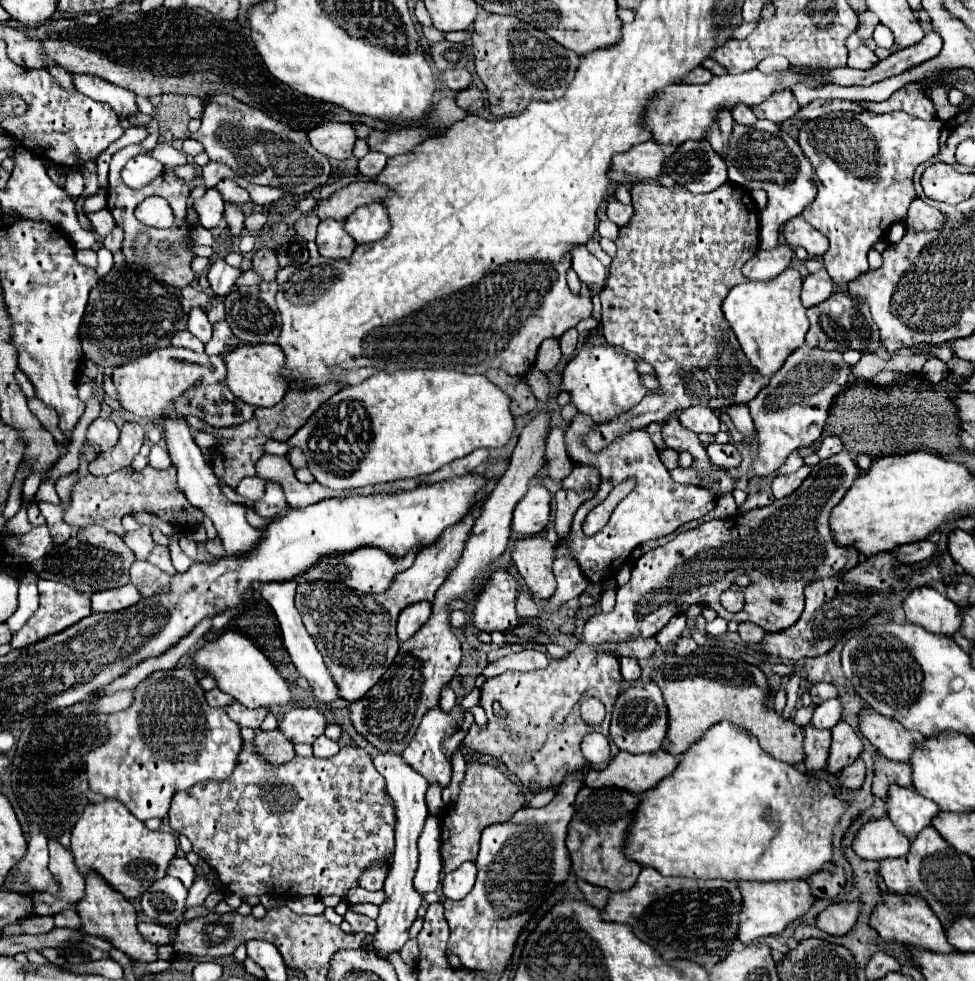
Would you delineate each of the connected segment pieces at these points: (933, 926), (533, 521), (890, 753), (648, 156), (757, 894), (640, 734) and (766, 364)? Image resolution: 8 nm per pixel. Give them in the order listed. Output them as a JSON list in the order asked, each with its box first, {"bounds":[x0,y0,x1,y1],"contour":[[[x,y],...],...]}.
[{"bounds":[869,892,953,952],"contour":[[[881,892],[881,902],[873,908],[869,924],[879,932],[879,936],[887,942],[899,942],[907,946],[921,946],[933,952],[951,952],[953,946],[945,938],[945,930],[939,924],[939,918],[919,896],[895,896],[895,892]]]},{"bounds":[513,486,551,536],"contour":[[[531,486],[513,512],[513,530],[533,536],[545,530],[551,516],[551,494],[545,486]]]},{"bounds":[859,708,923,762],"contour":[[[871,708],[859,714],[859,730],[885,758],[895,762],[909,762],[915,744],[923,740],[921,734],[903,728],[891,718],[879,716]]]},{"bounds":[607,140,665,184],"contour":[[[647,140],[623,154],[615,154],[611,158],[611,168],[607,174],[615,184],[627,184],[627,182],[635,184],[655,180],[661,174],[663,158],[665,156],[661,152],[661,146],[653,140]]]},{"bounds":[737,880,815,944],"contour":[[[803,880],[789,882],[739,882],[739,892],[743,896],[743,908],[739,912],[739,932],[737,938],[749,944],[761,936],[781,934],[789,922],[803,916],[815,902],[811,888]]]},{"bounds":[611,680,667,754],"contour":[[[645,680],[633,682],[627,690],[619,694],[619,700],[615,700],[615,708],[611,716],[611,740],[623,752],[643,754],[643,752],[659,750],[665,734],[667,734],[667,708],[661,690],[653,682],[645,682]]]},{"bounds":[723,268,809,376],"contour":[[[787,268],[783,274],[769,282],[745,282],[735,286],[725,302],[723,312],[733,328],[749,364],[763,376],[777,372],[787,356],[803,346],[805,334],[809,330],[809,320],[805,306],[799,300],[801,294],[801,276],[797,270]]]}]

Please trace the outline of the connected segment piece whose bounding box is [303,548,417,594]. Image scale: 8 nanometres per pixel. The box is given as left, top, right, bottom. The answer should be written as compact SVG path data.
M357 548L355 552L343 552L339 556L327 556L327 560L319 560L319 564L315 564L315 568L309 568L303 576L311 582L315 580L341 582L347 588L359 590L363 594L379 594L389 588L395 574L407 570L413 564L415 556L417 552L411 552L411 556L403 556L401 560L395 562L391 556L387 556L387 552L379 552L379 548Z

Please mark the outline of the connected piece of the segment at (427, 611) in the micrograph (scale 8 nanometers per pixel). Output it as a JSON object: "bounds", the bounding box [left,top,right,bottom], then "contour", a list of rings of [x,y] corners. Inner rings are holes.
{"bounds":[397,602,431,642],"contour":[[[417,602],[407,606],[401,614],[399,614],[399,622],[397,622],[397,636],[399,642],[409,640],[431,616],[431,604],[429,602]]]}

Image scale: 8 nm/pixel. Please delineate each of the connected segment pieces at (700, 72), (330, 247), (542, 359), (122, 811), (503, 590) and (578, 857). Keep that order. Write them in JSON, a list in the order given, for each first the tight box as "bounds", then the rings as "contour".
[{"bounds":[683,66,713,84],"contour":[[[697,66],[695,70],[691,70],[691,72],[683,78],[683,82],[687,82],[687,84],[707,84],[707,80],[711,80],[711,78],[713,78],[713,74],[711,74],[709,70]]]},{"bounds":[317,220,355,260],"contour":[[[323,220],[317,228],[317,248],[325,258],[341,260],[349,258],[355,250],[355,240],[343,230],[343,222]]]},{"bounds":[535,338,561,372],"contour":[[[555,338],[543,340],[537,352],[537,360],[535,360],[535,368],[539,368],[541,372],[549,372],[553,370],[561,360],[561,348],[559,342]]]},{"bounds":[71,800,177,900],"contour":[[[119,800],[89,804],[71,830],[71,852],[79,872],[99,872],[103,880],[117,888],[127,900],[141,896],[155,880],[165,876],[177,850],[177,840],[167,832],[151,832]]]},{"bounds":[469,572,519,632],"contour":[[[491,572],[475,598],[469,622],[483,632],[513,630],[519,624],[519,616],[515,612],[517,588],[519,582],[509,572]]]},{"bounds":[567,786,641,892],"contour":[[[583,786],[577,794],[575,802],[575,816],[569,822],[567,834],[567,848],[573,862],[573,872],[577,878],[587,880],[593,886],[607,888],[609,892],[623,892],[629,890],[641,872],[641,864],[631,862],[623,854],[627,826],[633,820],[633,814],[639,806],[639,796],[619,788],[601,788],[593,790]]]}]

